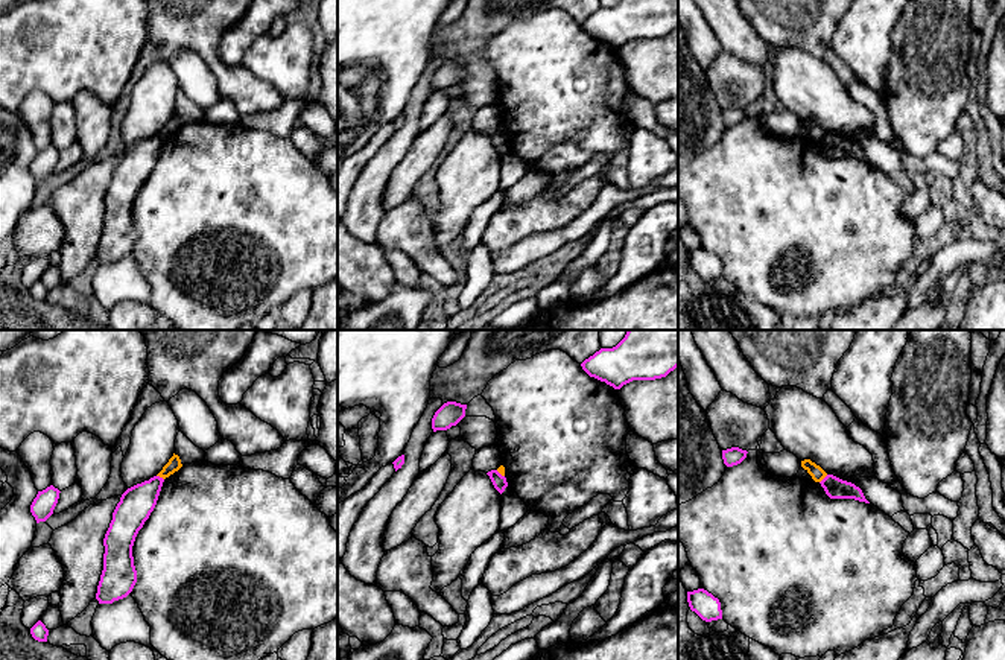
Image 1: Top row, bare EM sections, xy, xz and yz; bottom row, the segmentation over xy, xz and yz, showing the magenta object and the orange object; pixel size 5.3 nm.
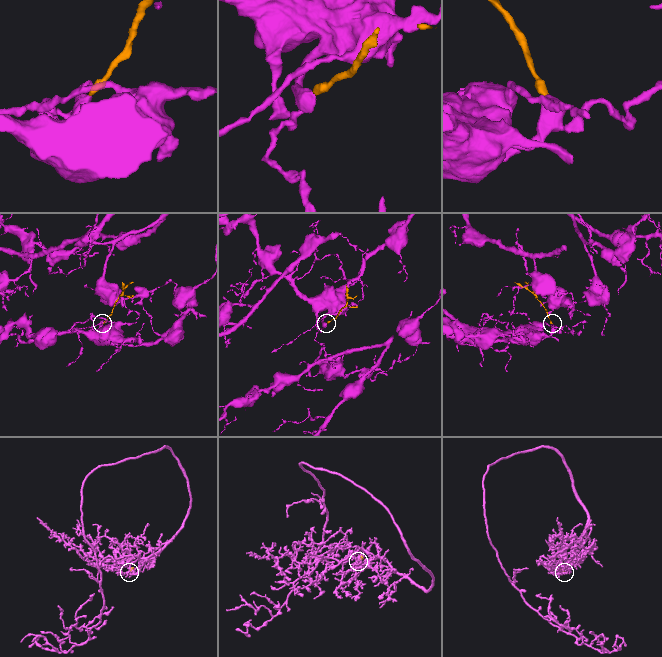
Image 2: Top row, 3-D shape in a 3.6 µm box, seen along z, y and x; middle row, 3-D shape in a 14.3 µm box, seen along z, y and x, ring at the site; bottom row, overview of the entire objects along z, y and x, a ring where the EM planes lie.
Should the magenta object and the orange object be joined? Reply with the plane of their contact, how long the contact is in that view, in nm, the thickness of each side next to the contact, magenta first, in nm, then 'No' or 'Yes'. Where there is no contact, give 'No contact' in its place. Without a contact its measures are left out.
Touches magenta in yz. Shared border 60 nm. Thickness 110 nm (magenta) against 70 nm. No

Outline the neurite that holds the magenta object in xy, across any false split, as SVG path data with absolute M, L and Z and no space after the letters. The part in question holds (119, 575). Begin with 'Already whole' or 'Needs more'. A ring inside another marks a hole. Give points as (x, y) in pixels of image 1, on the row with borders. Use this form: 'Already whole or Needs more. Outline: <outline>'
Already whole. Outline: M154 476L122 494L103 538L103 570L96 593L99 604L113 604L132 592L137 582L132 546L157 505L163 482L163 478Z

